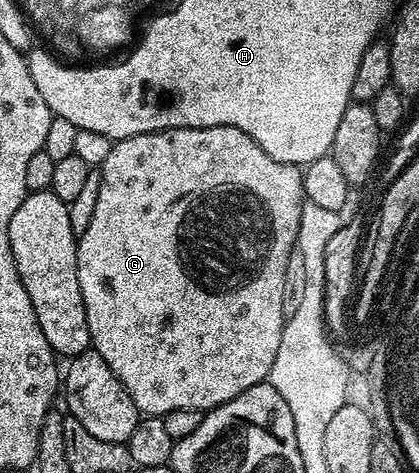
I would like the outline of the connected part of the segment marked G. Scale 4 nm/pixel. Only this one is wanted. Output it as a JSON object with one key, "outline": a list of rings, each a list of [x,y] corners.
{"outline":[[[211,125],[158,129],[154,133],[136,133],[133,137],[119,138],[98,172],[100,186],[94,216],[90,218],[90,227],[86,227],[76,243],[78,287],[82,287],[86,323],[92,336],[91,348],[106,359],[110,371],[114,371],[122,387],[126,387],[134,399],[136,408],[144,415],[163,415],[179,409],[207,411],[261,384],[271,374],[274,355],[278,355],[278,343],[282,343],[286,320],[282,311],[282,283],[286,279],[287,261],[298,245],[300,216],[306,204],[301,170],[270,159],[260,144],[238,127]]]}

